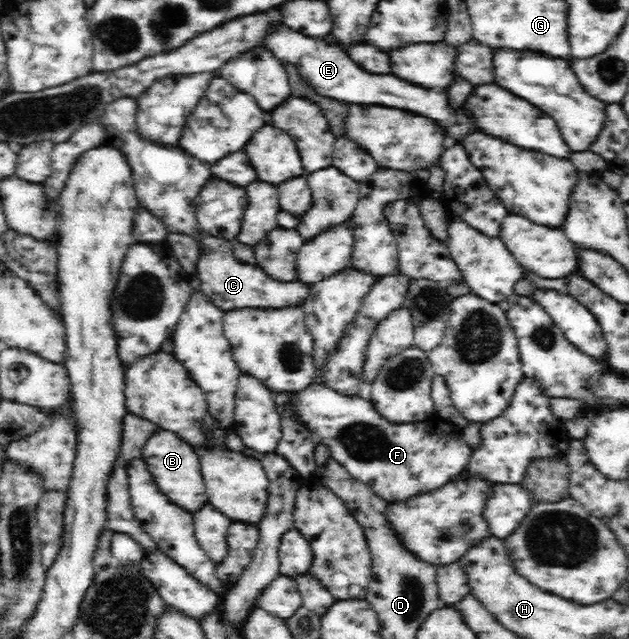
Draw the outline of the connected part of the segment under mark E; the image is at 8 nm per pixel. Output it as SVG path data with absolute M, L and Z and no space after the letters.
M282 25L274 33L269 33L262 43L257 46L268 48L270 52L282 64L294 64L300 72L303 82L309 84L315 93L347 101L347 103L371 103L371 105L385 105L385 107L397 107L407 111L417 111L419 115L427 115L439 125L447 127L449 137L463 139L469 133L475 133L477 127L471 123L471 119L463 111L451 111L447 95L441 95L437 91L429 91L423 87L415 87L411 83L405 83L399 77L393 75L371 75L363 71L359 65L355 65L345 50L338 45L332 45L324 38L310 38L287 26Z

